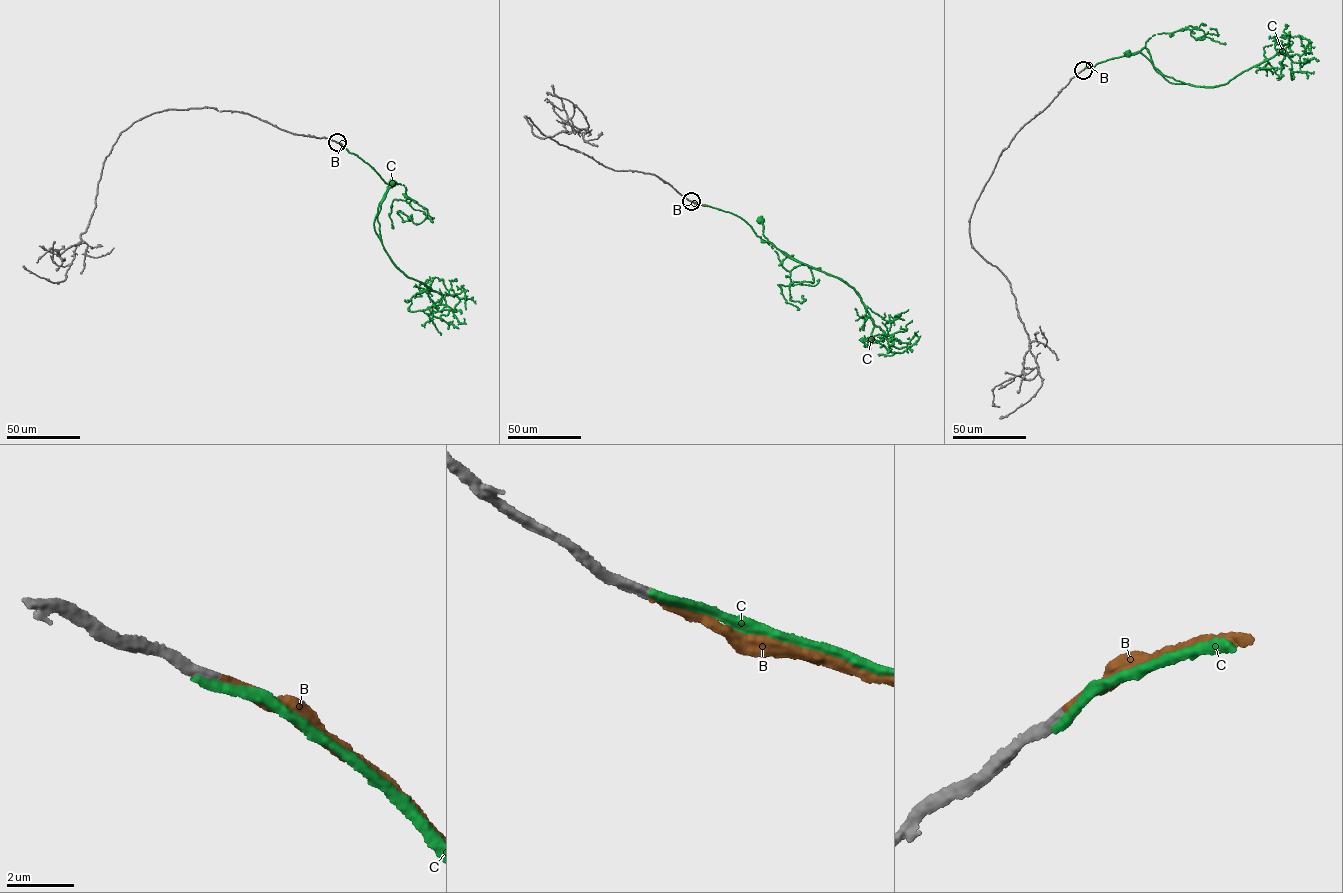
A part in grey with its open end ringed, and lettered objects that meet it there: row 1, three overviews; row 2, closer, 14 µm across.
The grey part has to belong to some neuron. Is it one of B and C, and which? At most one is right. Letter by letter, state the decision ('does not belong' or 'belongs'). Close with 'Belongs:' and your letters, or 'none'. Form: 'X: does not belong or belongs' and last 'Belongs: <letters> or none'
B: belongs
C: does not belong
Belongs: B

